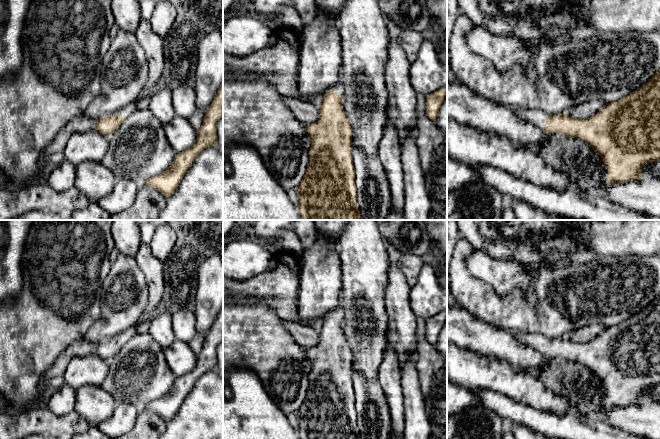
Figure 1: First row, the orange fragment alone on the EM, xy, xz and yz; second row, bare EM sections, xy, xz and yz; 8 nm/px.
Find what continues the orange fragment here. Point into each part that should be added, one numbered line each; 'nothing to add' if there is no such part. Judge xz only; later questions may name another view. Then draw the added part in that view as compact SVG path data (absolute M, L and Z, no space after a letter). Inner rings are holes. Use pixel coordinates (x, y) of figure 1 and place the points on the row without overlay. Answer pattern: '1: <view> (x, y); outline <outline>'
1: xz (339, 312); outline M340 292L339 304L336 309L332 312L335 316L339 317L341 320L344 318L344 310L343 310L343 294Z

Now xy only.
1: xy (127, 334); outline M132 327L132 328L128 328L128 329L124 330L124 331L123 331L122 333L120 333L120 334L114 336L113 339L115 339L115 338L124 339L124 340L125 340L125 343L126 343L126 342L129 341L135 334L137 334L137 331L136 331L135 327ZM124 343L124 344L125 344L125 343ZM123 344L123 345L124 345L124 344ZM122 345L122 346L123 346L123 345Z

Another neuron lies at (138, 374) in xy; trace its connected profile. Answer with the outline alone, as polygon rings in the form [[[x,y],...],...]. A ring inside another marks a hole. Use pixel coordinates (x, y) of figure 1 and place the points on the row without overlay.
[[[135,334],[107,363],[109,371],[101,386],[114,398],[116,404],[130,403],[142,407],[166,395],[177,378],[167,365],[163,348],[150,334]]]

